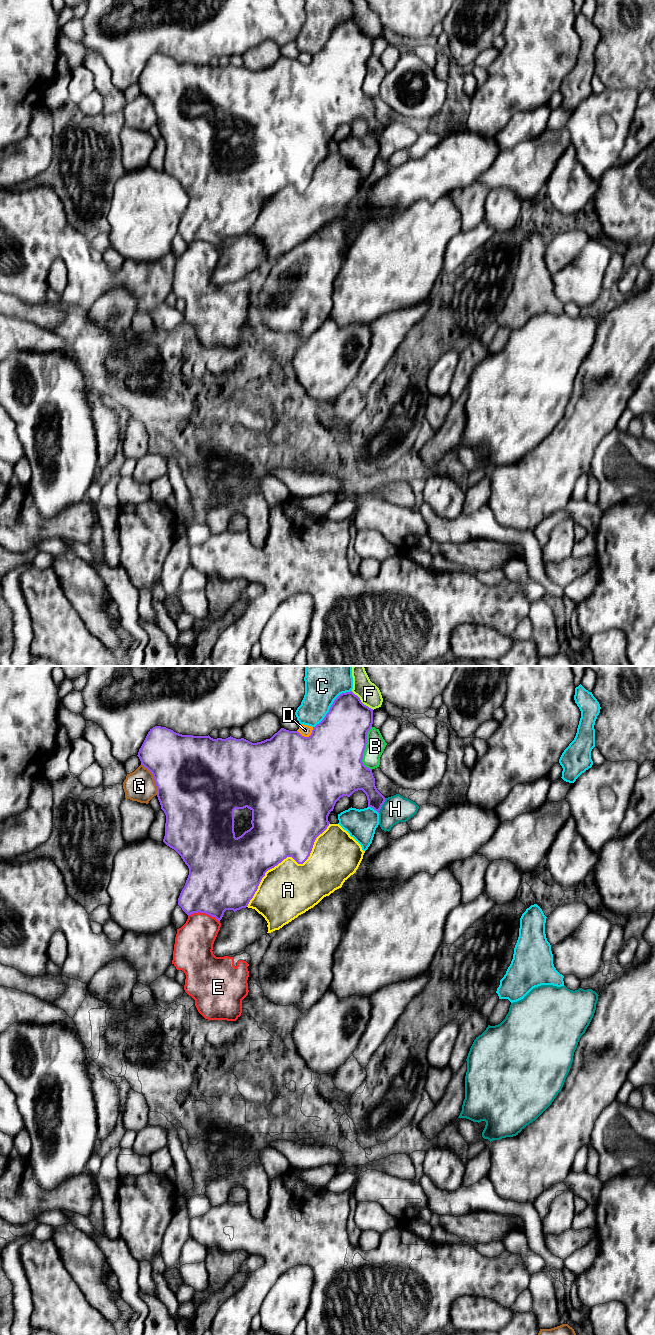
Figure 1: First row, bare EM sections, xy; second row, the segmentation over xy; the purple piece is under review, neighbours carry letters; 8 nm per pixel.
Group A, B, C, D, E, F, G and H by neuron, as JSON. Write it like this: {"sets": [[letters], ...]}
{"sets": [["A"], ["B"], ["C"], ["D"], ["E"], ["F"], ["G"], ["H"]]}

